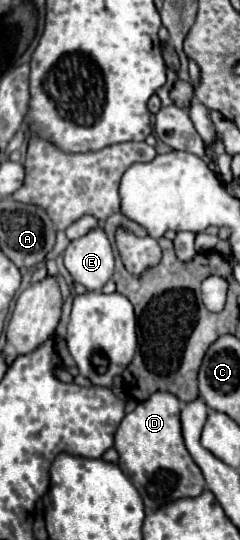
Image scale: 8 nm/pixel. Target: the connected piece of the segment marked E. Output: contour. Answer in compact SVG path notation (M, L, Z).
M92 228L82 238L72 240L64 250L64 266L74 282L88 290L102 290L114 272L114 254L104 230Z

